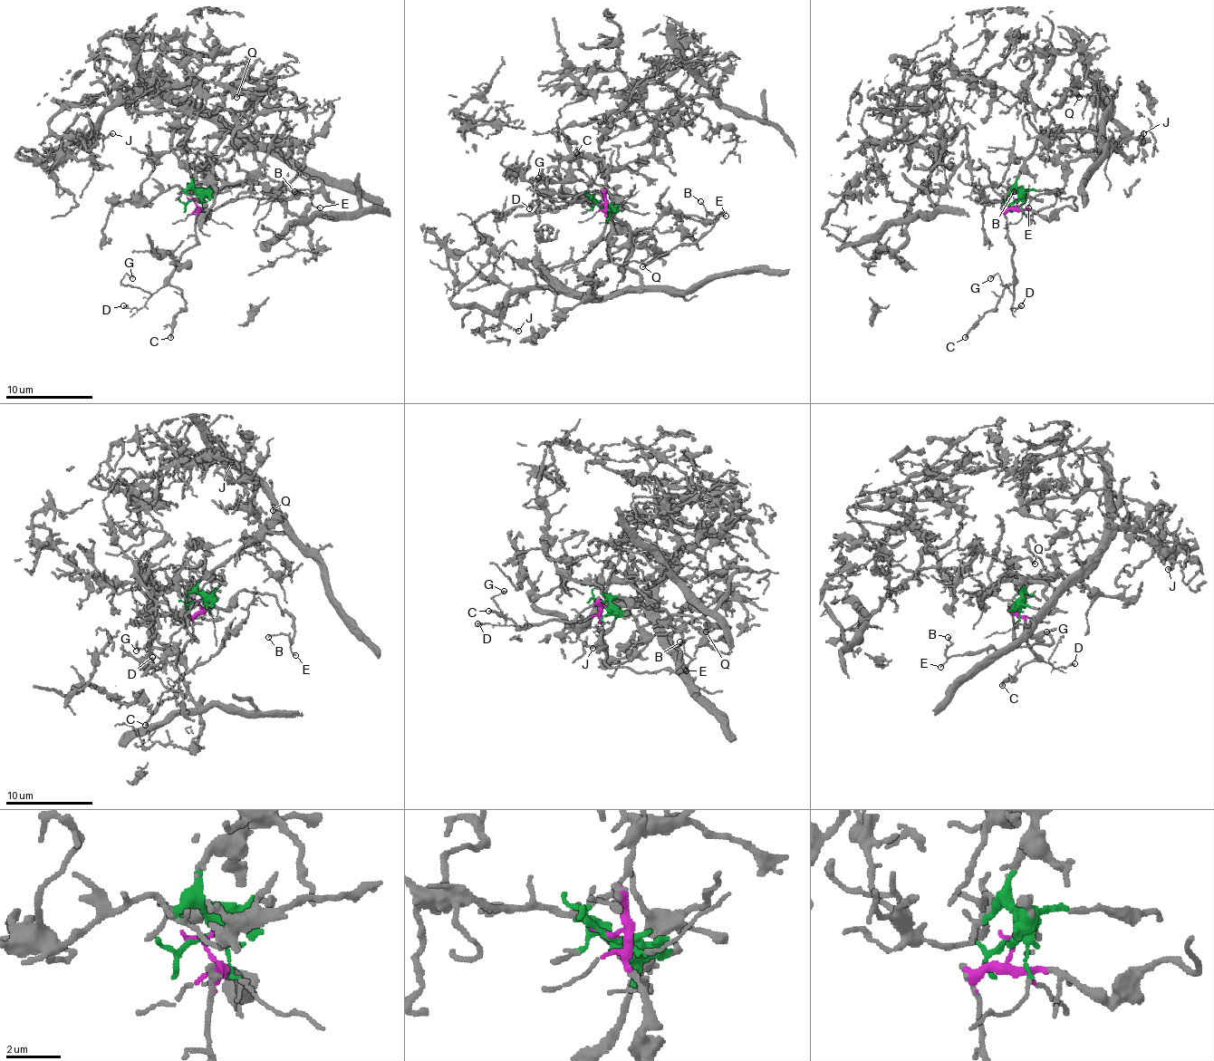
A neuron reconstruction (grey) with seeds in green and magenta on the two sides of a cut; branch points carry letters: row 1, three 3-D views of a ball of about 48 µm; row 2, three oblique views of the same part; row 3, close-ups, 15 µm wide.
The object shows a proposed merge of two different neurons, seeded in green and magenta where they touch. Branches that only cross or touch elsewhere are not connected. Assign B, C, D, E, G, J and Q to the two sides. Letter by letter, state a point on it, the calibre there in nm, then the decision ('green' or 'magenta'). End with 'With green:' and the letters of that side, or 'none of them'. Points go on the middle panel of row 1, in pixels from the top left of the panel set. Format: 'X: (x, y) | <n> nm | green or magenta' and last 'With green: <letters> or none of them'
B: (700, 201) | 90 nm | magenta
C: (576, 152) | 180 nm | magenta
D: (529, 208) | 140 nm | magenta
E: (726, 216) | 110 nm | magenta
G: (538, 178) | 90 nm | magenta
J: (518, 331) | 170 nm | green
Q: (642, 266) | 160 nm | green
With green: J, Q

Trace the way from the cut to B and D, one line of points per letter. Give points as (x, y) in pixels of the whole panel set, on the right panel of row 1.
B: (1016, 198), (1019, 209), (1041, 216), (1076, 209), (1076, 198), (1056, 189), (1015, 191)
D: (1016, 198), (1006, 214), (1006, 237), (1010, 242), (1013, 253), (1015, 294), (1010, 307), (1021, 305)

